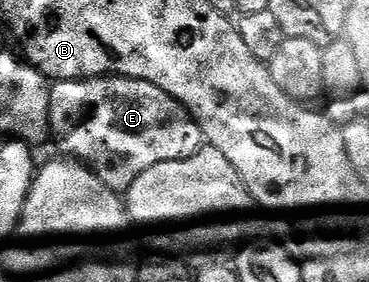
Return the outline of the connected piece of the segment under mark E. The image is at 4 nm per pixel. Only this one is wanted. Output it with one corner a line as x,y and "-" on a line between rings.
90,76
82,80
58,80
51,85
52,94
50,100
50,118
52,122
52,136
54,140
60,143
60,148
65,157
79,160
88,165
92,171
98,173
106,182
106,186
110,186
113,192
117,194
127,193
130,186
134,186
134,182
138,182
138,178
142,178
142,174
146,174
146,170
150,170
150,166
158,166
166,162
174,162
182,158
190,158
199,148
205,147
206,141
202,130
198,126
198,122
190,115
184,106
176,101
173,96
166,94
166,90
162,90
158,86
154,86
145,80
138,78
130,78
129,76

